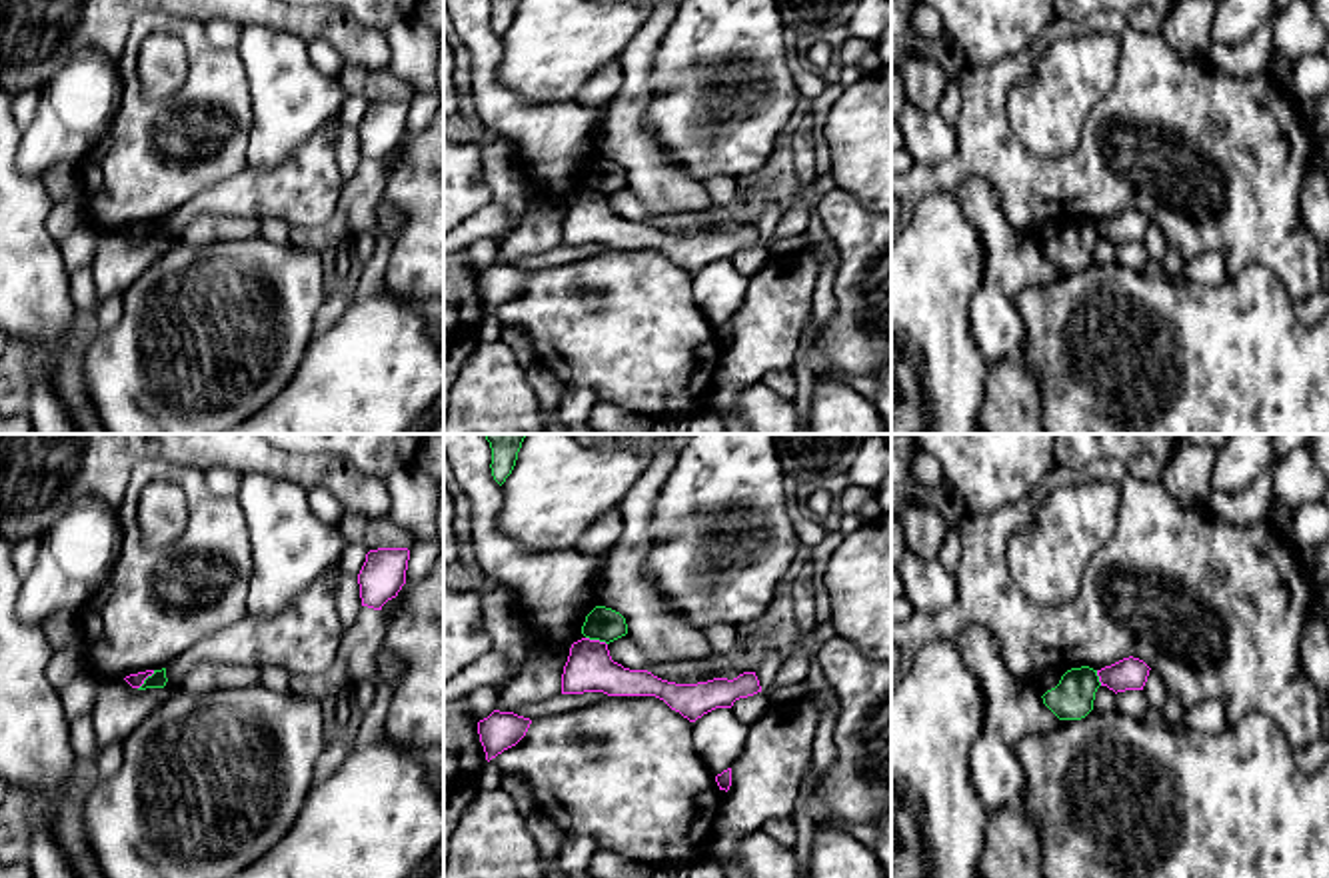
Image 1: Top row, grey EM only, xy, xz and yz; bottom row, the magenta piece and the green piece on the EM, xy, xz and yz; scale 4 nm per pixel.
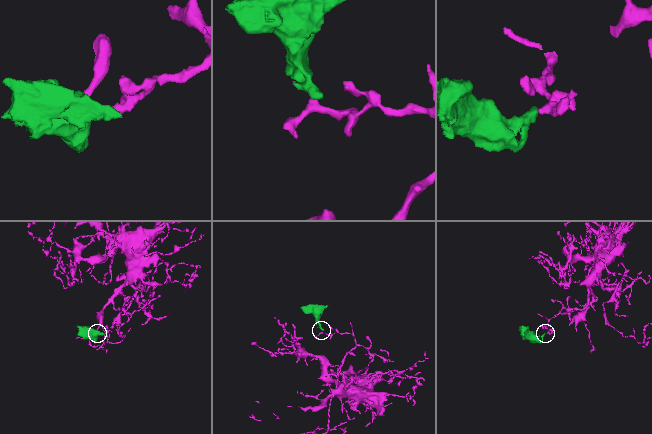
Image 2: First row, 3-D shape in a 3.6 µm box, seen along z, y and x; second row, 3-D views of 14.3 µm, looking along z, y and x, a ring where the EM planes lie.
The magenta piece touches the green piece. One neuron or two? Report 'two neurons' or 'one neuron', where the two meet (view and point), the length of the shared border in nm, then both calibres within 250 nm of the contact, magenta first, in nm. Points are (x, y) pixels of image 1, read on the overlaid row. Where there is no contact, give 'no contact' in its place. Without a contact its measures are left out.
two neurons; meets magenta in xz at (596, 640); contact 90 nm long; 190 nm thick on the magenta side, 140 nm on the other

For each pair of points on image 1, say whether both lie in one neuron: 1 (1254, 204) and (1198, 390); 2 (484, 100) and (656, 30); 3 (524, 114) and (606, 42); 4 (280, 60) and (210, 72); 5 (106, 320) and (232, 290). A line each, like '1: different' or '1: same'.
1: different
2: different
3: different
4: different
5: different

